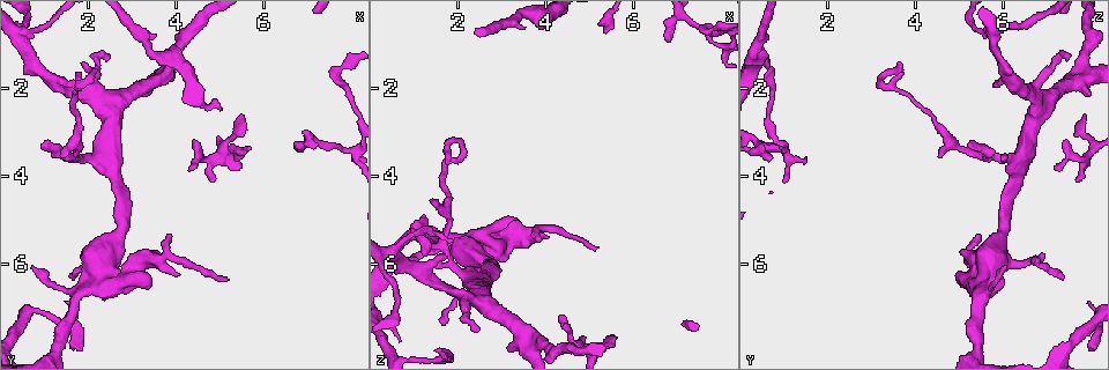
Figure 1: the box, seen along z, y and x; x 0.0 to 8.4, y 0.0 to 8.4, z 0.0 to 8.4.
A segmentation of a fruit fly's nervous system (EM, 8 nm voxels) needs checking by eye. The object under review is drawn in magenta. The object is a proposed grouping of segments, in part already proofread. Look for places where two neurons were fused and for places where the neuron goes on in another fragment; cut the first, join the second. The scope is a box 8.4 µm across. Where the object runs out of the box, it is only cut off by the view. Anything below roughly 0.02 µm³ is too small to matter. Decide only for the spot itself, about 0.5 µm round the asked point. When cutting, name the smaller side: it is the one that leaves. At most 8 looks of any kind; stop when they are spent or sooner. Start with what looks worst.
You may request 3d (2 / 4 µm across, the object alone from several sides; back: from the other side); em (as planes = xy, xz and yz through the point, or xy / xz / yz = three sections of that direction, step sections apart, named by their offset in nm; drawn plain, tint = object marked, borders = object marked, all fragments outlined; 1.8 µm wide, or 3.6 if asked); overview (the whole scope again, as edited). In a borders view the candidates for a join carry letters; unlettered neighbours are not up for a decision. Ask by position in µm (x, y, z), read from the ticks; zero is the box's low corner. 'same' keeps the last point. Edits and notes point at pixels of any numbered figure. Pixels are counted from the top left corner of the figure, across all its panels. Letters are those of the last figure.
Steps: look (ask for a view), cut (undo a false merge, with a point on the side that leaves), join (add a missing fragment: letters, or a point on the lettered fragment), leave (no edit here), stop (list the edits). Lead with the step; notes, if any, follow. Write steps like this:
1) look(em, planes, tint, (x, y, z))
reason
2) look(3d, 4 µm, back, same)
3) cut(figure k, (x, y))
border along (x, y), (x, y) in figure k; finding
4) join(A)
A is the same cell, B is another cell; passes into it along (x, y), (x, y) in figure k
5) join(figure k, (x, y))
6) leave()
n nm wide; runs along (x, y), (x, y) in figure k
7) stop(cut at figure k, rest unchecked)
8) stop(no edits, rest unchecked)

look(3d, 2 µm, (2.85, 6.35, 5.30))
sharp bend

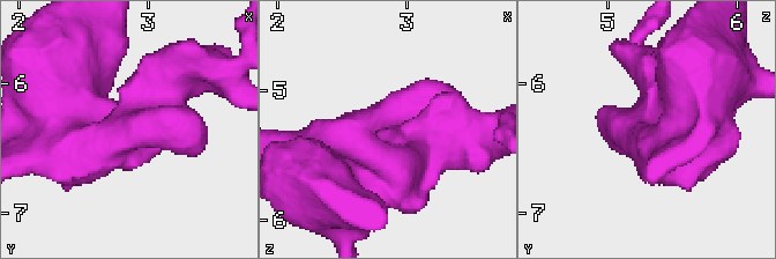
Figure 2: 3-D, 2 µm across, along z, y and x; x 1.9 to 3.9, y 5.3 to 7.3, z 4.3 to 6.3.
look(em, xz, step 16, borders, (2.80, 6.36, 5.32))
shape alone is not enough

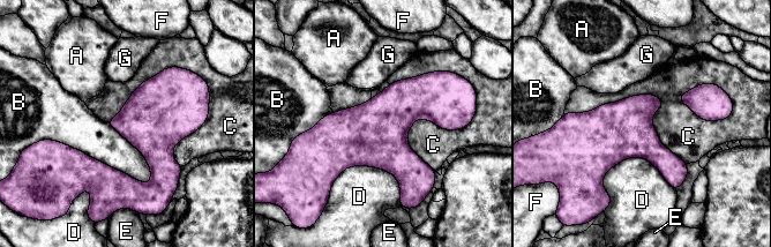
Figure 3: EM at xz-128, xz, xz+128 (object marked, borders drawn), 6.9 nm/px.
leave()
280 nm wide; A, B, C, D, E, F and G are other cells; border along (47, 139), (151, 181) in figure 3; continuous, no second neuron

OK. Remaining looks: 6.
look(em, xz, step 8, tint, (4.30, 3.90, 7.25))
free end

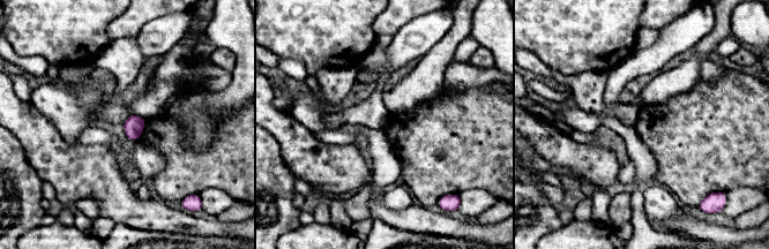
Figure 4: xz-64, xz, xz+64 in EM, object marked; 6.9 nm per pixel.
look(em, planes, borders, same)
another direction

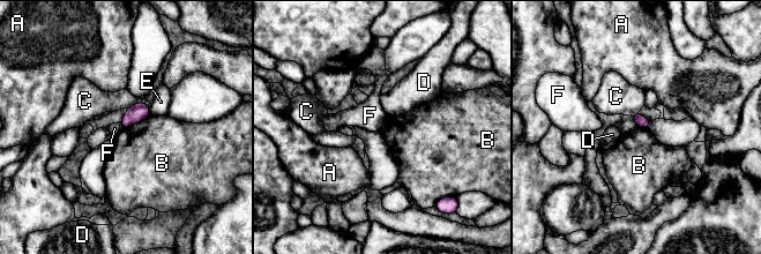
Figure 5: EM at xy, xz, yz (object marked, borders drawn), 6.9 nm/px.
leave()
80 nm wide; A, B, C, D, E and F are other cells; border along (149, 114), (122, 128) in figure 5; no lettered fragment goes on from it

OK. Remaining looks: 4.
look(3d, 4 µm, (6.85, 3.40, 0.90))
branch stops here

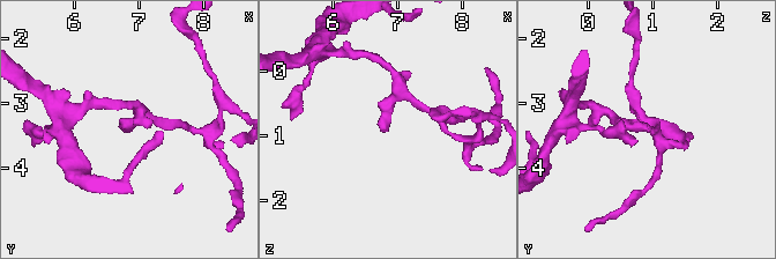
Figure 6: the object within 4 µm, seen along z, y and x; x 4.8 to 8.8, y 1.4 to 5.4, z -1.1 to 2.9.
look(em, xy, step 16, tint, (6.85, 3.45, 0.90))
now the EM

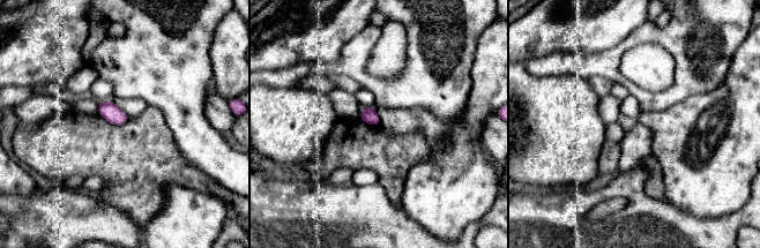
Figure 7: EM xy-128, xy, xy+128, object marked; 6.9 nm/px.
look(em, planes, borders, same)

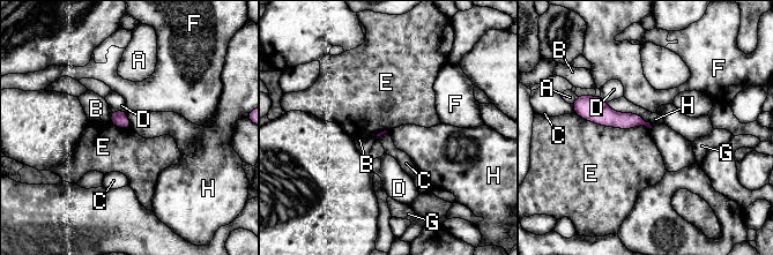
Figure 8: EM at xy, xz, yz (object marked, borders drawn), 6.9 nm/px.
leave()
A, B, C, D, E, F, G and H are other cells; border along (574, 112), (606, 126), (649, 129) in figure 8; no lettered fragment goes on from it

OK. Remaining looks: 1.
stop(no edits, rest unchecked)

